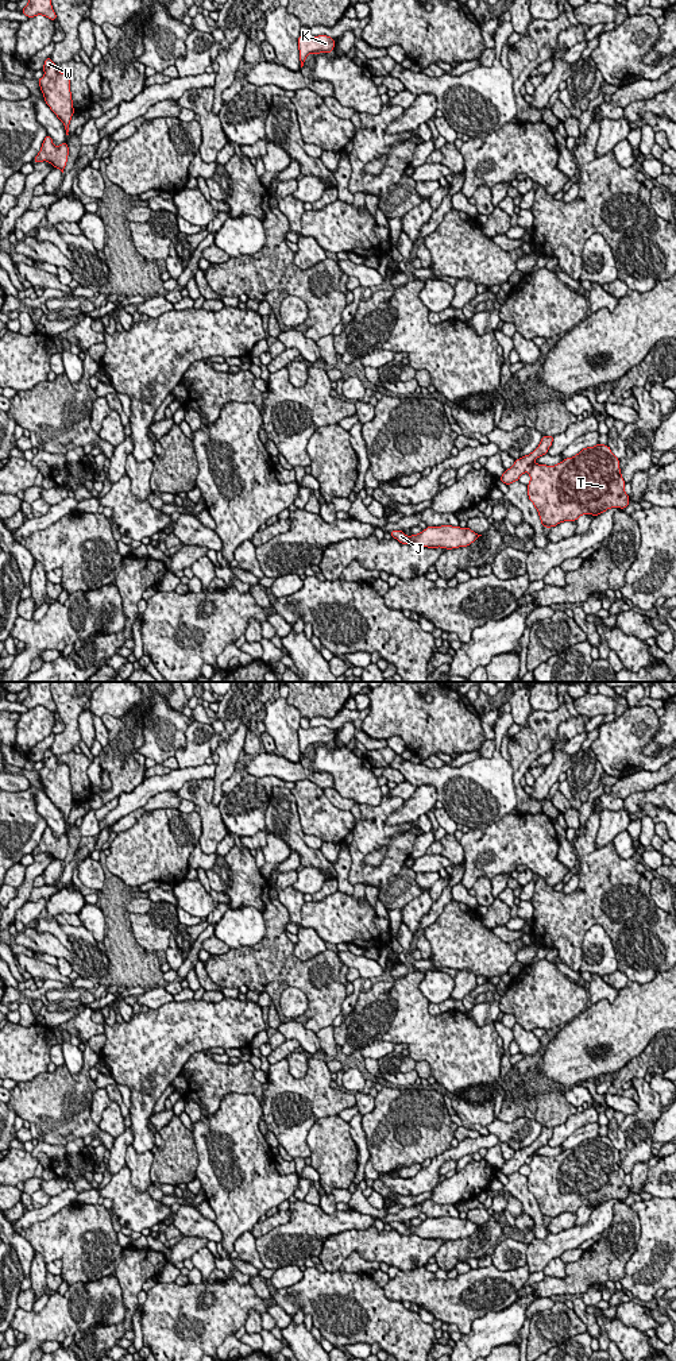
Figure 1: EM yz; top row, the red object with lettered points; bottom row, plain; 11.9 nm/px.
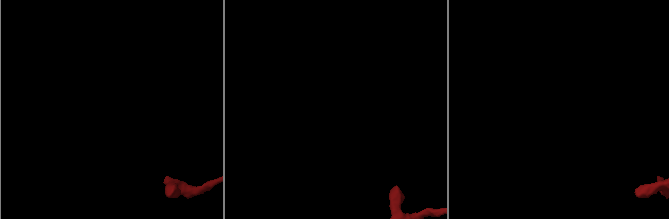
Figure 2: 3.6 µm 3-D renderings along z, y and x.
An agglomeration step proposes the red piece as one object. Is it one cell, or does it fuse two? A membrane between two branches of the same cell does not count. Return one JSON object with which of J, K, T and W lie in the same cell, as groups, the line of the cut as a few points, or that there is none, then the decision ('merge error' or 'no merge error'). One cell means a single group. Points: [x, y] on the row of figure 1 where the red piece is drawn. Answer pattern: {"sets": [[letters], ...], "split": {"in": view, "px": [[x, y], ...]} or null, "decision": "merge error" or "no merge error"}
{"sets": [["J", "K", "T"], ["W"]], "split": {"in": "yz", "px": [[532, 463], [528, 471]]}, "decision": "merge error"}

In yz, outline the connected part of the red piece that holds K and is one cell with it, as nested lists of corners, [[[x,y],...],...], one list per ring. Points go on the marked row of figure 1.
[[[318,35],[318,36],[298,36],[298,50],[300,50],[300,61],[301,68],[304,66],[304,62],[309,53],[313,53],[317,55],[318,53],[332,53],[335,47],[335,39],[327,35]]]

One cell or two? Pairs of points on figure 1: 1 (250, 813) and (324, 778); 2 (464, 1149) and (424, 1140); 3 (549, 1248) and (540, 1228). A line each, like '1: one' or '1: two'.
1: two
2: two
3: two

